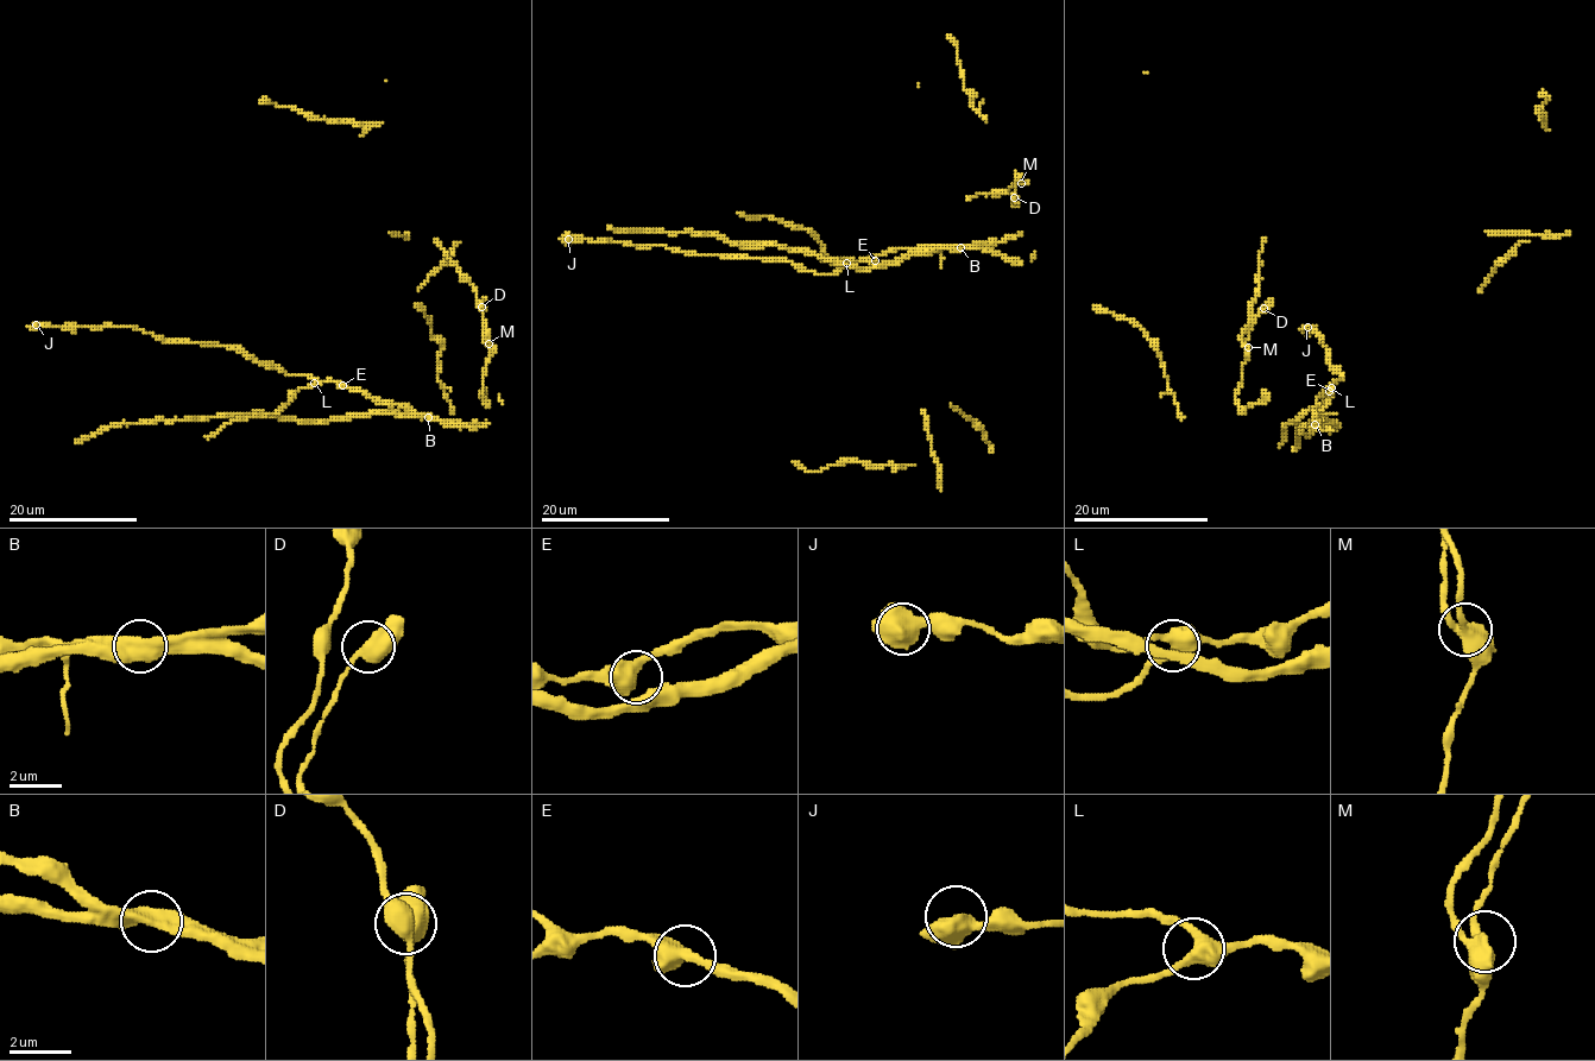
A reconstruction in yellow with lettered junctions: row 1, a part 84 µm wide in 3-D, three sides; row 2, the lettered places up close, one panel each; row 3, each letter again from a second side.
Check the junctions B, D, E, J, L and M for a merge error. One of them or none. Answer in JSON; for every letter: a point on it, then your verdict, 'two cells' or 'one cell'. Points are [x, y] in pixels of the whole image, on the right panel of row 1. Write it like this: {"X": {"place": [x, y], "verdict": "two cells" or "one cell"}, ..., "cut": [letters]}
{"B": {"place": [1315, 424], "verdict": "two cells"}, "D": {"place": [1263, 308], "verdict": "one cell"}, "E": {"place": [1329, 391], "verdict": "one cell"}, "J": {"place": [1307, 327], "verdict": "one cell"}, "L": {"place": [1331, 387], "verdict": "one cell"}, "M": {"place": [1248, 347], "verdict": "one cell"}, "cut": ["B"]}

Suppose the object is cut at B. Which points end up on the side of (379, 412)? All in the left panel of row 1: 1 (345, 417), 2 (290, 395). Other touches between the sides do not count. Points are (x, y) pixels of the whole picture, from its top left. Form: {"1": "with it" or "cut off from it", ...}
{"1": "with it", "2": "cut off from it"}

